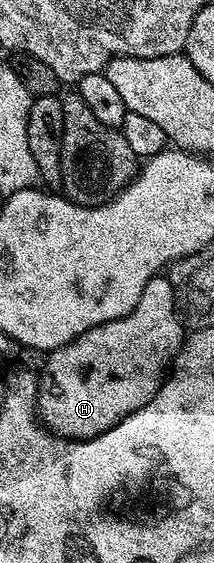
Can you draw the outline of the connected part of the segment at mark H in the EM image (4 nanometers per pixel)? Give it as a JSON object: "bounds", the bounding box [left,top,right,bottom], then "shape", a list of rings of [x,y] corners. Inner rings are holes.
{"bounds":[38,276,186,441],"shape":[[[167,276],[152,277],[129,313],[108,321],[105,325],[94,327],[47,354],[48,381],[41,380],[38,385],[38,413],[44,428],[58,437],[74,441],[88,441],[91,437],[110,431],[110,427],[114,427],[134,411],[146,407],[146,403],[154,399],[170,362],[180,352],[180,346],[185,340],[186,329],[178,316],[172,284]]]}

